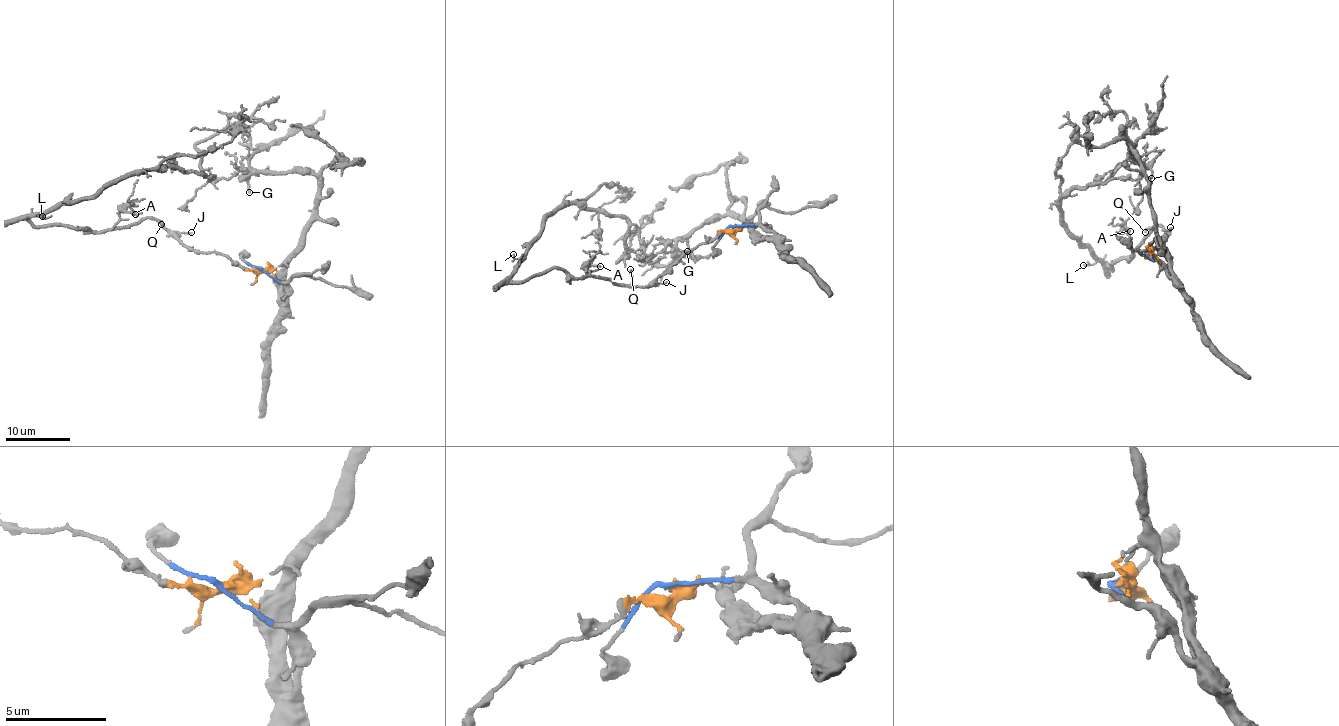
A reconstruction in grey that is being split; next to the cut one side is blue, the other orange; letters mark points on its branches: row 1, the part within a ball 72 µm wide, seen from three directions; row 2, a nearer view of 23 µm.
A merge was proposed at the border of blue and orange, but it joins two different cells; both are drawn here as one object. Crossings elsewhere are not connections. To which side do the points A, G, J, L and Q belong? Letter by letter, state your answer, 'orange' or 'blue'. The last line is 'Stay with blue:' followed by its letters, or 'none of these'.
A: orange
G: blue
J: orange
L: orange
Q: orange
Stay with blue: G

